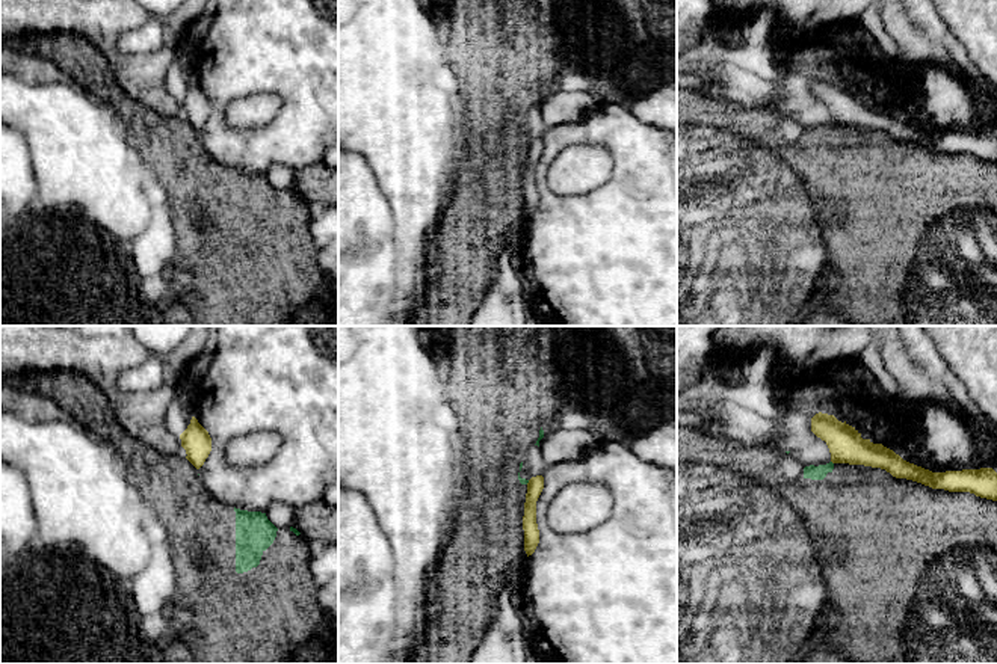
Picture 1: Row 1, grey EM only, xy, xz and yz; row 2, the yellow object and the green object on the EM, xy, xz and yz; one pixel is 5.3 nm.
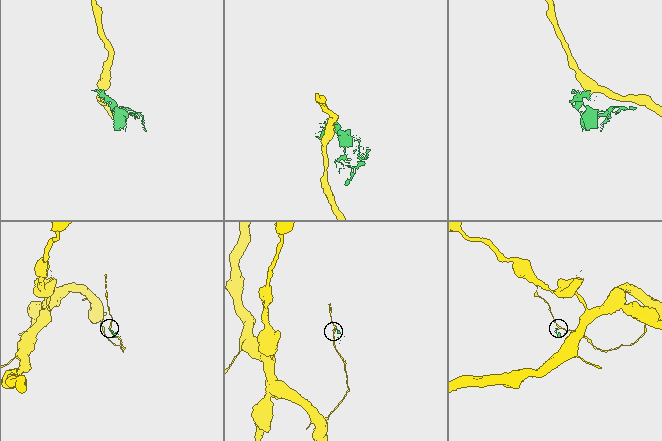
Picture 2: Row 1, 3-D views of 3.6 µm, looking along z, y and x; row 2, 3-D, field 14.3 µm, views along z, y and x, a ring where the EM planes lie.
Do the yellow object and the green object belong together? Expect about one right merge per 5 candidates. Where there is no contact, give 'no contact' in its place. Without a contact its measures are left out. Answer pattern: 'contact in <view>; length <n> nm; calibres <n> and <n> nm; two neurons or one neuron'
contact in xz; length 30 nm; calibres 90 and 30 nm; two neurons

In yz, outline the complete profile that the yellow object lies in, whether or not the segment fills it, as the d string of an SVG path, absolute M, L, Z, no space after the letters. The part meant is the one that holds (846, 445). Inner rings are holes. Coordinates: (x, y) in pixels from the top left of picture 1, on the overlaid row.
M822 412L811 418L811 432L826 442L832 463L881 468L896 478L912 480L932 489L970 492L997 501L997 472L992 468L932 472L903 460L882 444L863 439L846 421Z

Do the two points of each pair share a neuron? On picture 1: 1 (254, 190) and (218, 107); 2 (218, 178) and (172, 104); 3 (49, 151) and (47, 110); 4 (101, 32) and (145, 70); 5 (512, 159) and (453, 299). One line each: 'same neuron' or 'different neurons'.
1: different neurons
2: different neurons
3: same neuron
4: same neuron
5: same neuron

